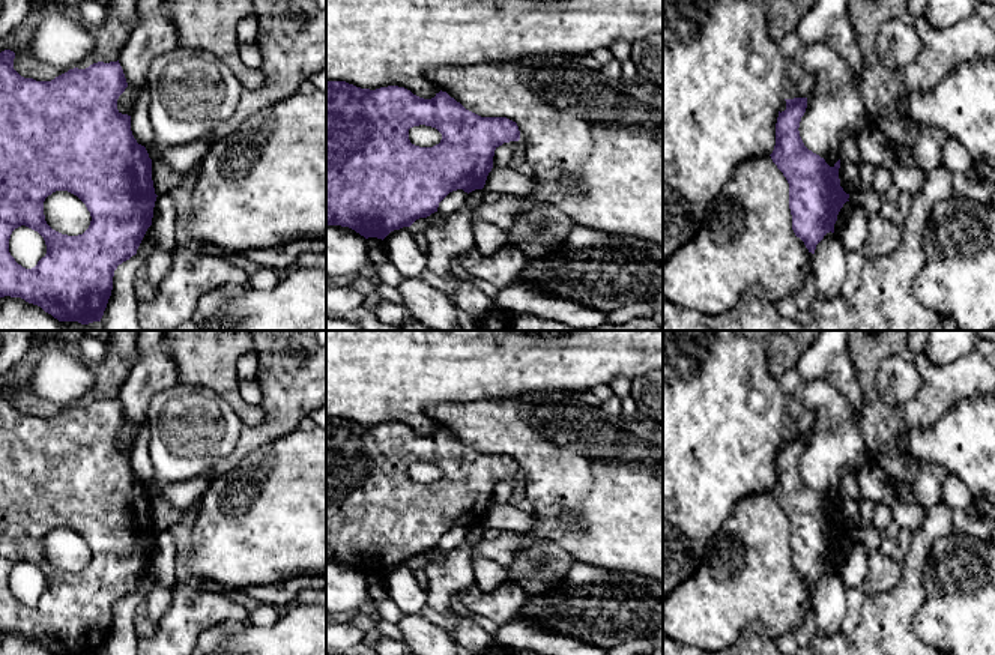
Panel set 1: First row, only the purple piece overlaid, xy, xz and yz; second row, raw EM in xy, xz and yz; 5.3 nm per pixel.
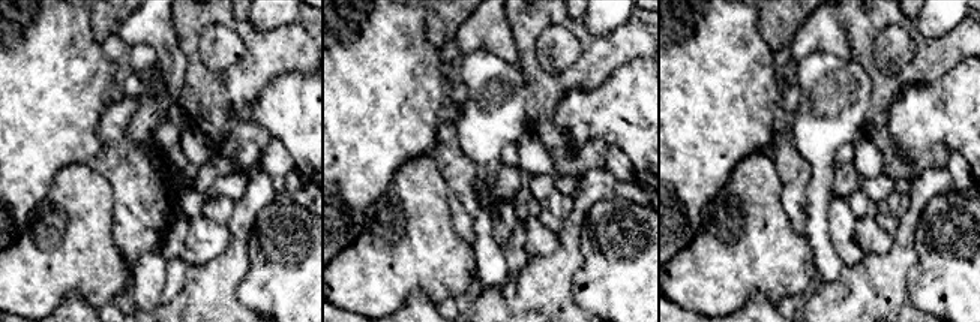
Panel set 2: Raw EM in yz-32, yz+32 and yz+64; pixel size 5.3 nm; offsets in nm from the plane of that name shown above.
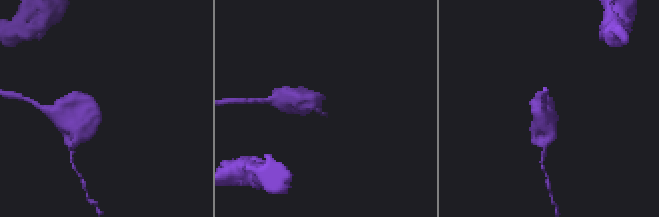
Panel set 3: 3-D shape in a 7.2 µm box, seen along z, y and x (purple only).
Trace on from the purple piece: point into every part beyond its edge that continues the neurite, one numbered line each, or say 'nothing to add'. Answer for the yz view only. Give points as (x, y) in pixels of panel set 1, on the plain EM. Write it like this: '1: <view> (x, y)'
nothing to add

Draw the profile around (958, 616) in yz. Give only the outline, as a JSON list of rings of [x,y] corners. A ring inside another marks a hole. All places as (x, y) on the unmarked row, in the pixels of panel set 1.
[[[954,530],[936,539],[927,556],[926,598],[914,614],[917,637],[950,655],[995,655],[995,545]]]

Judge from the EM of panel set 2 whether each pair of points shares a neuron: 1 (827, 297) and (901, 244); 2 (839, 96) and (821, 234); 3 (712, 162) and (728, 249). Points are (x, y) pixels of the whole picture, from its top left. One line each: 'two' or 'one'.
1: one
2: one
3: two

